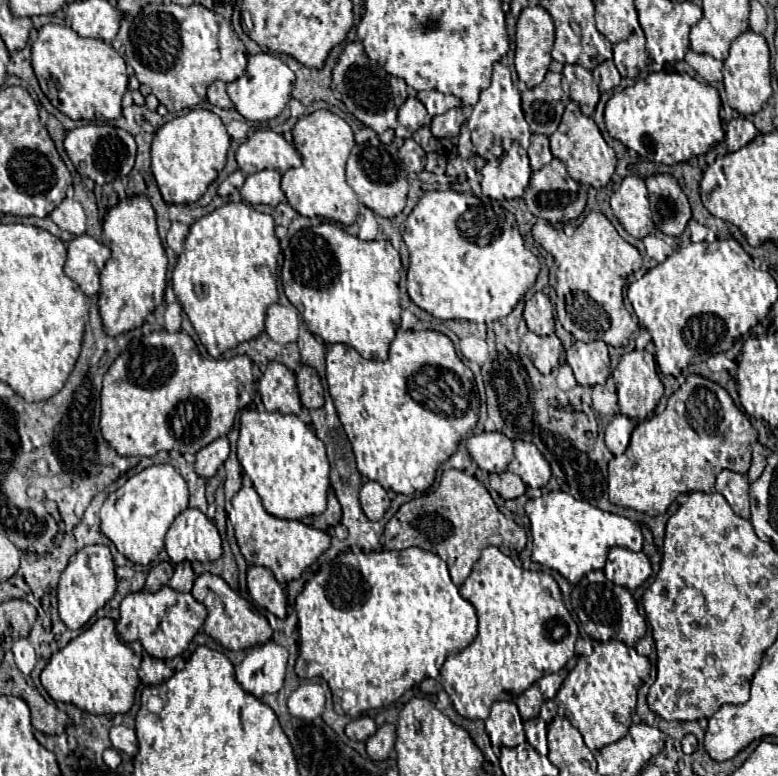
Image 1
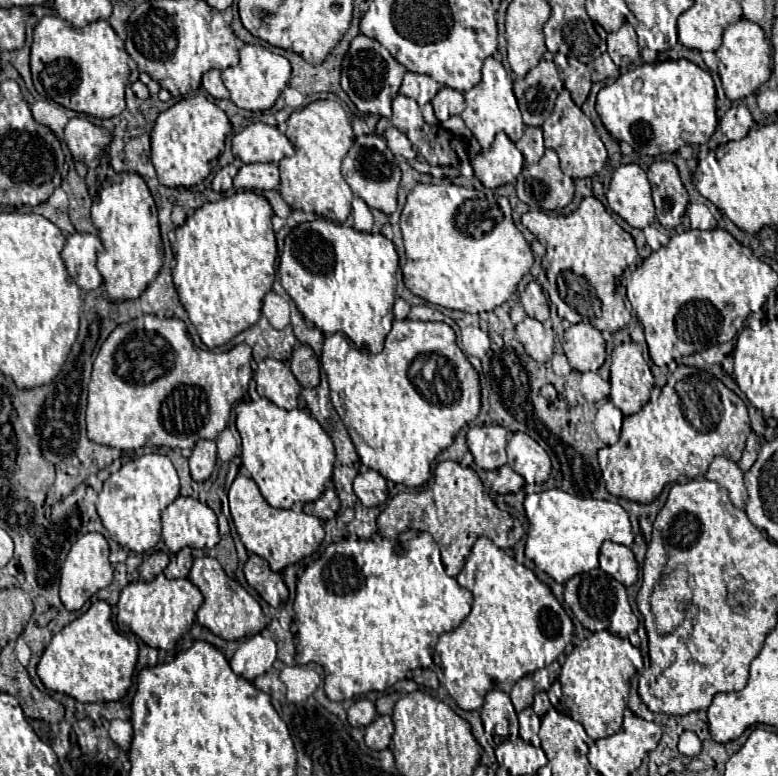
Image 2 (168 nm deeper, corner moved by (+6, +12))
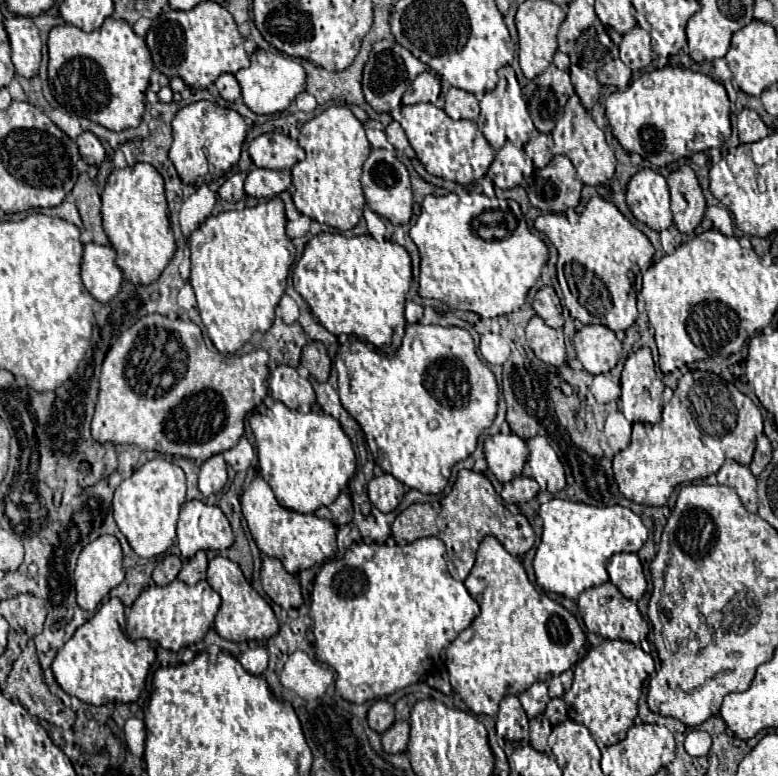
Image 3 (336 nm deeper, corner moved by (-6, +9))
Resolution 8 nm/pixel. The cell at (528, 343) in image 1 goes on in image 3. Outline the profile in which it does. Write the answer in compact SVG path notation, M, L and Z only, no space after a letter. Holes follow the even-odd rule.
M533 316L531 322L527 324L527 340L535 356L545 364L551 364L551 366L565 364L563 330L549 328L539 316Z

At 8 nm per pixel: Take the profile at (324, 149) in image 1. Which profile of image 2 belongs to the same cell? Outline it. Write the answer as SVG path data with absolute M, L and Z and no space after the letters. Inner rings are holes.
M313 101L291 113L285 135L295 147L295 157L279 163L283 201L303 213L317 213L329 221L343 223L351 213L353 193L341 175L341 161L355 137L345 109L337 101Z

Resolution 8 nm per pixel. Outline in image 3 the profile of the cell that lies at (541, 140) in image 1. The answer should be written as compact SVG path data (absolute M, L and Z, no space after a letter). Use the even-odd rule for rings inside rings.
M537 134L527 142L525 152L533 160L535 168L545 168L551 162L551 158L553 158L551 146L553 146L551 134Z

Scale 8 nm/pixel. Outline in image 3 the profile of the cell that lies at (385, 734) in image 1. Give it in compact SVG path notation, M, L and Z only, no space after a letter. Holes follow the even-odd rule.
M397 720L387 732L381 734L383 750L389 754L405 752L407 742L409 742L409 722L403 722L403 720Z

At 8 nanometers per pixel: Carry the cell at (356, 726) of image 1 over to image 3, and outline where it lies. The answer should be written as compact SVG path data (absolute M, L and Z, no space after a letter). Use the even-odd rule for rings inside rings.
M387 700L373 702L373 706L367 712L367 724L369 724L369 728L379 732L379 734L383 734L393 722L395 722L393 704L389 704Z

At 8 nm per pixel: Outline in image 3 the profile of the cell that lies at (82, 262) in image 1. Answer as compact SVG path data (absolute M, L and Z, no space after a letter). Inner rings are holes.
M95 242L85 244L81 280L95 300L109 302L123 282L123 272L115 264L115 250Z

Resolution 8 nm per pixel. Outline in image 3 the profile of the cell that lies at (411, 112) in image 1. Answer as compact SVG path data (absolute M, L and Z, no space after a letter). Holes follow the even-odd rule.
M433 104L401 106L401 116L403 116L401 126L429 174L441 176L457 184L469 184L487 174L487 168L495 158L495 150L479 132L475 122L471 120L455 122Z

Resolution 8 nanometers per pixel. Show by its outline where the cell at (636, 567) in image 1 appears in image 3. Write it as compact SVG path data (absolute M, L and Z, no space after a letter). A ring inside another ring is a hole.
M613 554L607 562L609 580L623 592L623 596L631 600L639 600L647 588L647 580L643 574L643 566L637 554Z

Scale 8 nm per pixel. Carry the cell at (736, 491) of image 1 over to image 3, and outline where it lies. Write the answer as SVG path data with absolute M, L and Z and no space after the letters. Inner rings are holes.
M725 460L725 464L717 472L717 480L719 484L735 488L749 512L757 512L757 478L747 466L737 464L735 460Z

